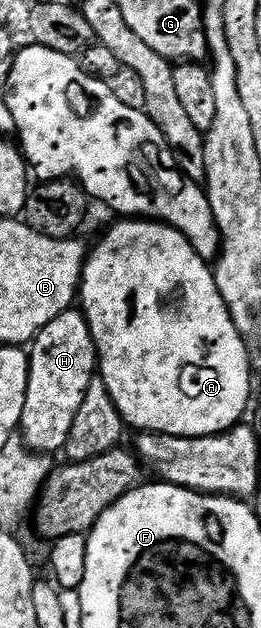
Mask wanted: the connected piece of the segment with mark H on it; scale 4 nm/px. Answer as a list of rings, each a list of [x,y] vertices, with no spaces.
[[[73,308],[54,316],[46,328],[36,333],[30,355],[29,387],[18,430],[21,435],[24,433],[22,441],[29,450],[41,456],[52,456],[55,450],[63,451],[67,447],[74,418],[98,374],[96,345],[83,313]]]

